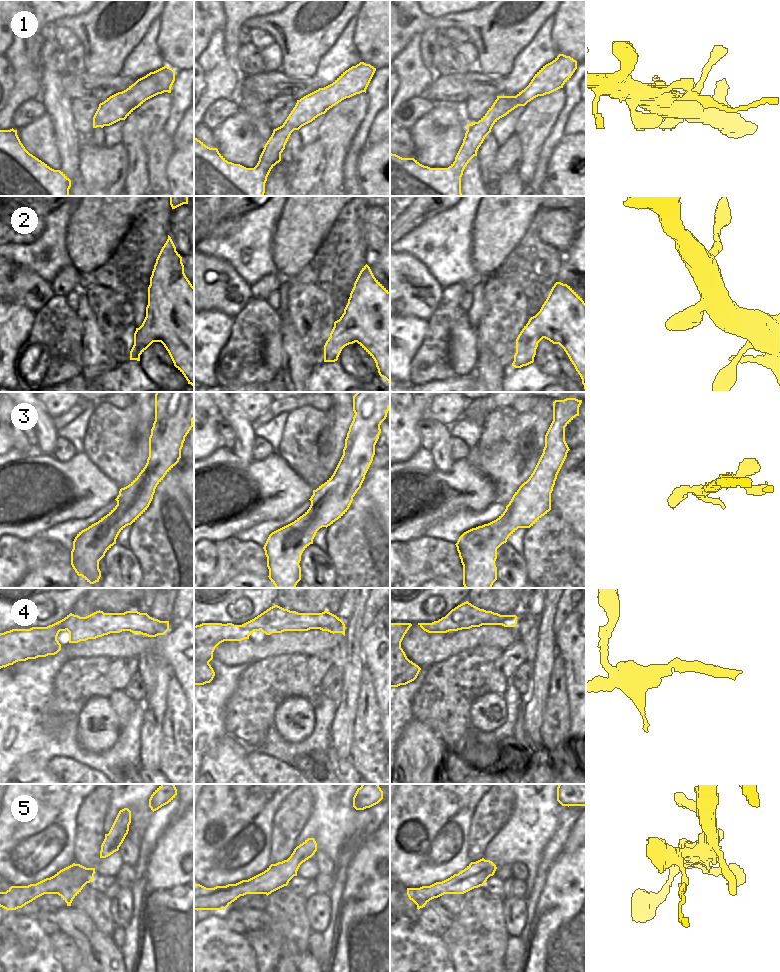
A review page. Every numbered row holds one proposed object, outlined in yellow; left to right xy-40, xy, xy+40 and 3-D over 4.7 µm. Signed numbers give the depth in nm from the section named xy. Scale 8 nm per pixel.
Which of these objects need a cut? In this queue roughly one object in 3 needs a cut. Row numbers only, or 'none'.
4, 5

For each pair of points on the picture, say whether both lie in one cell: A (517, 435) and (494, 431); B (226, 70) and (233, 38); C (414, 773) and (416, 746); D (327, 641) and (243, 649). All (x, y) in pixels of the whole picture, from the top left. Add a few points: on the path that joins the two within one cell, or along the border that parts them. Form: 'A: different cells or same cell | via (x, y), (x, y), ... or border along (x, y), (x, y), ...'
A: different cells | border along (519, 414), (513, 425), (503, 435), (486, 445)
B: different cells | border along (224, 37), (224, 54), (232, 62)
C: same cell | via (416, 766), (416, 753)
D: same cell | via (306, 643), (274, 644), (264, 649)

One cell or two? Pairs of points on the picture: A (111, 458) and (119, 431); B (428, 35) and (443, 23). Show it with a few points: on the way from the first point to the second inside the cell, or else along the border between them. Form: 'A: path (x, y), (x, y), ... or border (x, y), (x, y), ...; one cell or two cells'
A: path (112, 451), (112, 438); one cell
B: border (436, 29), (429, 28), (421, 34); two cells

